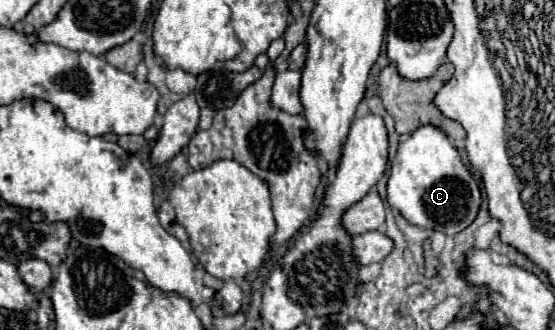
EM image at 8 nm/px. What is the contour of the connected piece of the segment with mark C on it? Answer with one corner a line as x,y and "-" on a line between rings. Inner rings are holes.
423,125
399,143
391,163
387,201
411,225
457,235
475,221
481,207
481,189
449,137
435,125

